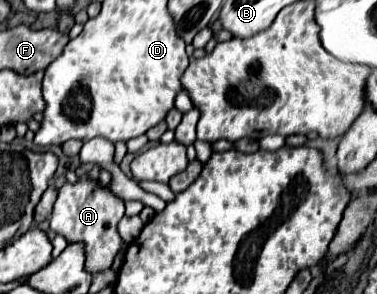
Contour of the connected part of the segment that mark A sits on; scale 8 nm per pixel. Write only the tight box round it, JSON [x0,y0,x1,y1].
[50,176,124,274]

